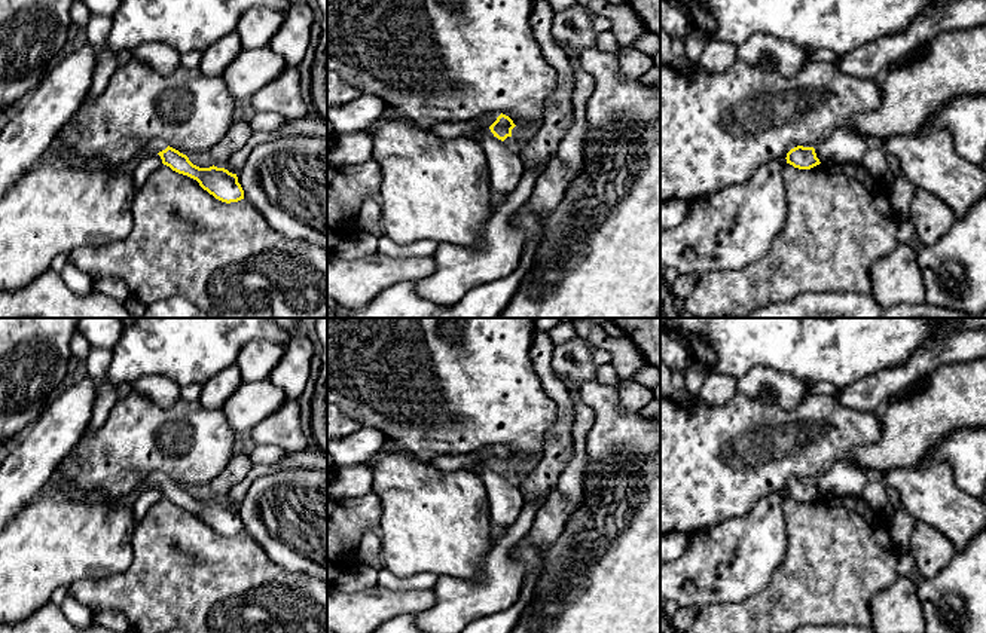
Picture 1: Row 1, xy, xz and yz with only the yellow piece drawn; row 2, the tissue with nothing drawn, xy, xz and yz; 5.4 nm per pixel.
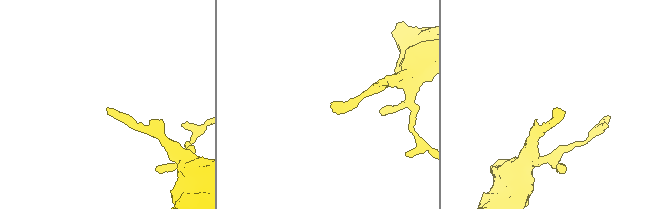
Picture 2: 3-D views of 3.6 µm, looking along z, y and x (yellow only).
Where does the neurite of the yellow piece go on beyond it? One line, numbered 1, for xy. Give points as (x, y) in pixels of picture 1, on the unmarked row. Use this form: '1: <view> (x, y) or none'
1: xy (156, 479)

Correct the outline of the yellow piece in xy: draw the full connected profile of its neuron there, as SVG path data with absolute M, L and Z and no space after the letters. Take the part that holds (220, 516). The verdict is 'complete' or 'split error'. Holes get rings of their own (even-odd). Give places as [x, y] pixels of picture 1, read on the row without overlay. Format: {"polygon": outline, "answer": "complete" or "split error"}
{"polygon": "M162 473L150 474L147 481L156 484L162 492L162 496L170 499L173 504L196 513L199 519L216 532L226 536L244 532L244 523L238 516L236 507L214 498L210 501L199 501L193 498L186 487L170 480Z", "answer": "split error"}

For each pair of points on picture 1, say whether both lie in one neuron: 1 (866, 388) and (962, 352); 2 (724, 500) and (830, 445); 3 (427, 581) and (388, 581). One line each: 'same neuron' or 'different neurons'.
1: same neuron
2: same neuron
3: same neuron

